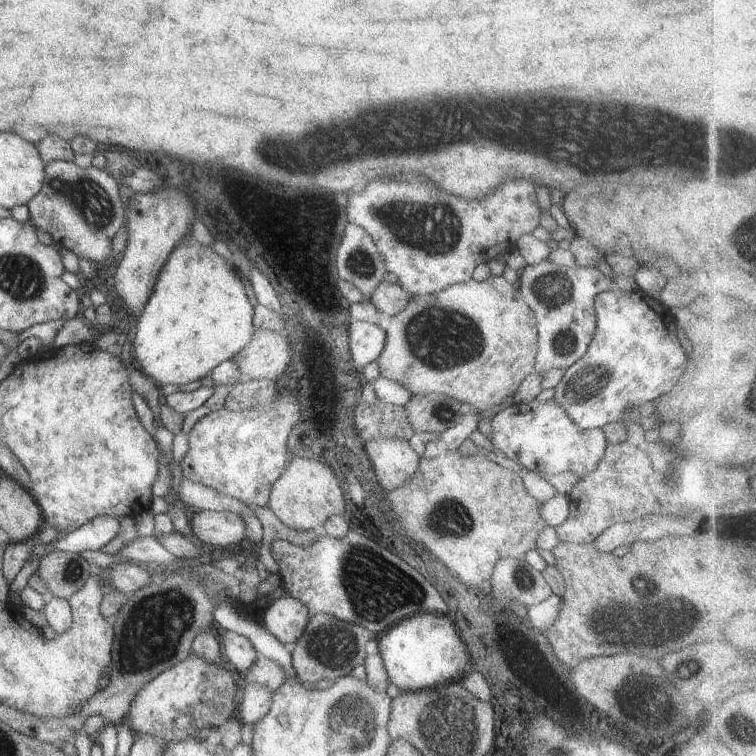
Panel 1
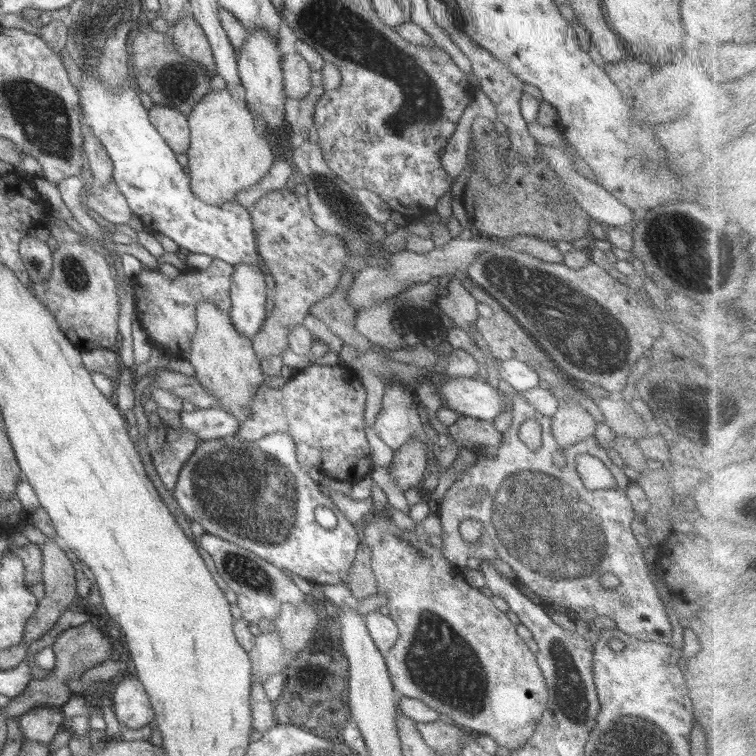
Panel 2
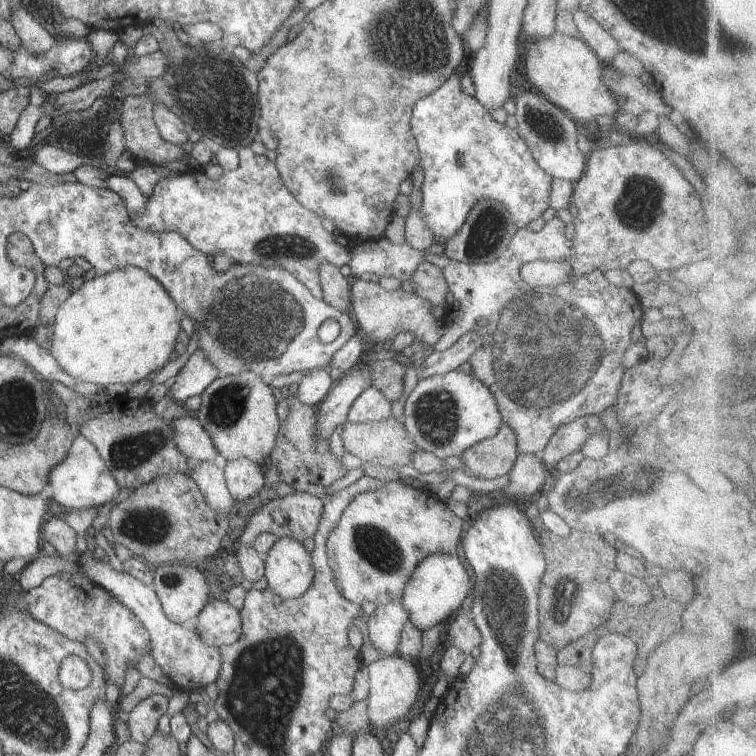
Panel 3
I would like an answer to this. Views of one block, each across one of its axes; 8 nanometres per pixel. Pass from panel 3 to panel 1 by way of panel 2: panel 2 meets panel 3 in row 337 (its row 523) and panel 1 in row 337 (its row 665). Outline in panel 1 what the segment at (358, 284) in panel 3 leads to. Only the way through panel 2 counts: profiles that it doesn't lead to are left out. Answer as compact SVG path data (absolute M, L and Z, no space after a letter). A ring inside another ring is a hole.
M490 275L483 281L470 279L464 284L452 284L448 288L444 288L436 294L426 294L426 296L415 296L406 305L402 312L398 312L394 316L383 316L379 326L386 332L386 344L382 354L377 358L378 368L380 368L380 377L388 378L394 382L400 382L402 386L406 386L414 395L425 395L434 393L455 398L462 404L470 404L479 413L492 408L505 406L505 401L510 402L514 394L524 379L535 371L534 364L537 363L538 354L538 328L534 312L530 310L530 306L526 304L526 300L519 291L516 284L508 282L504 277Z

